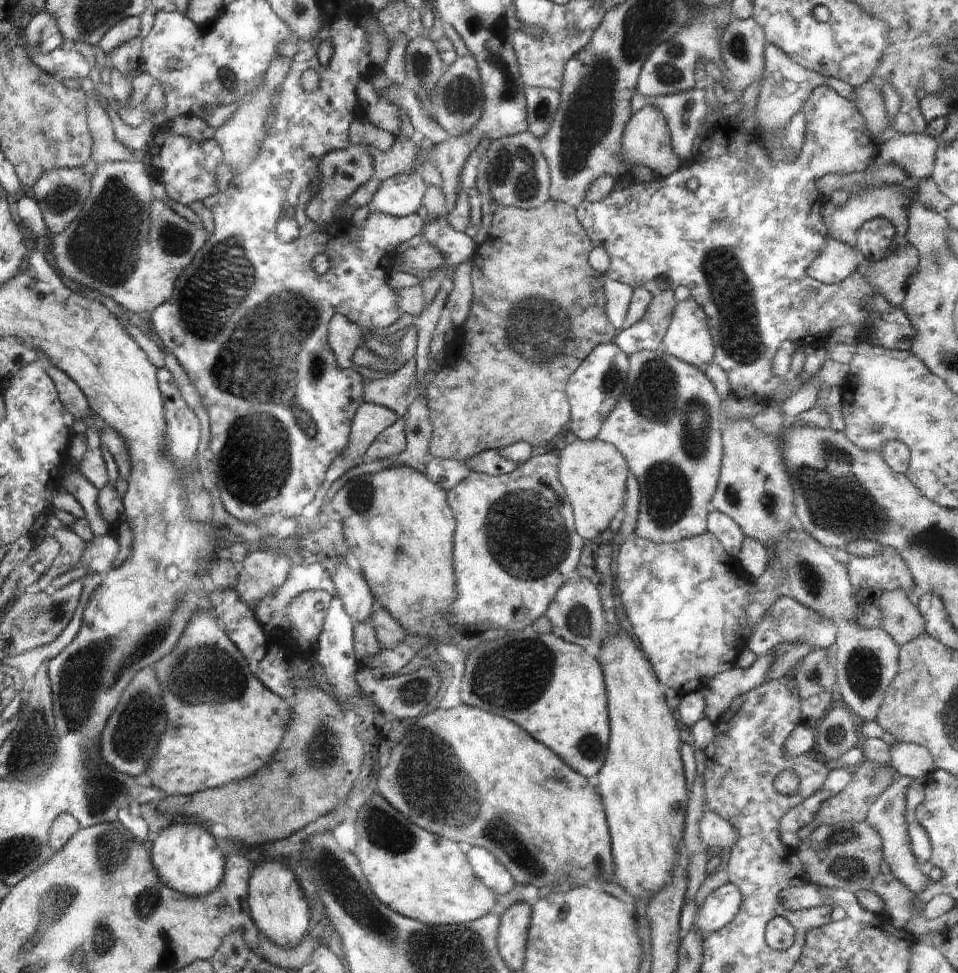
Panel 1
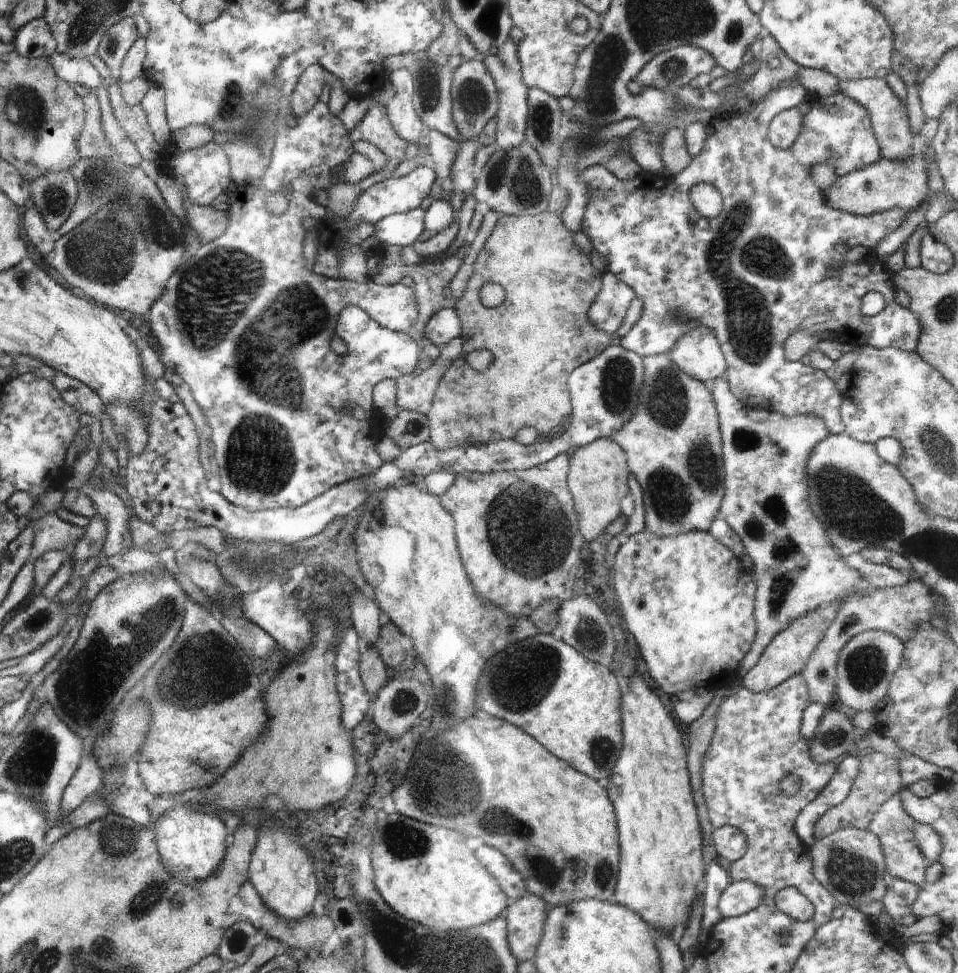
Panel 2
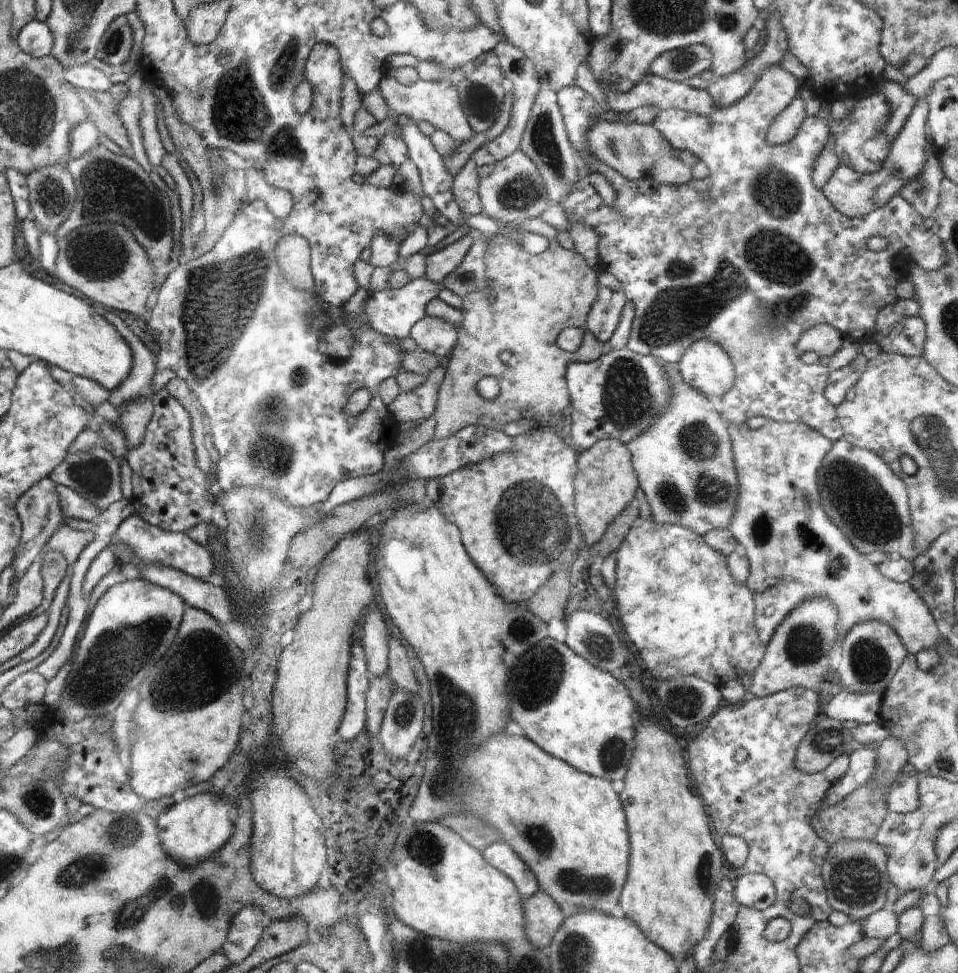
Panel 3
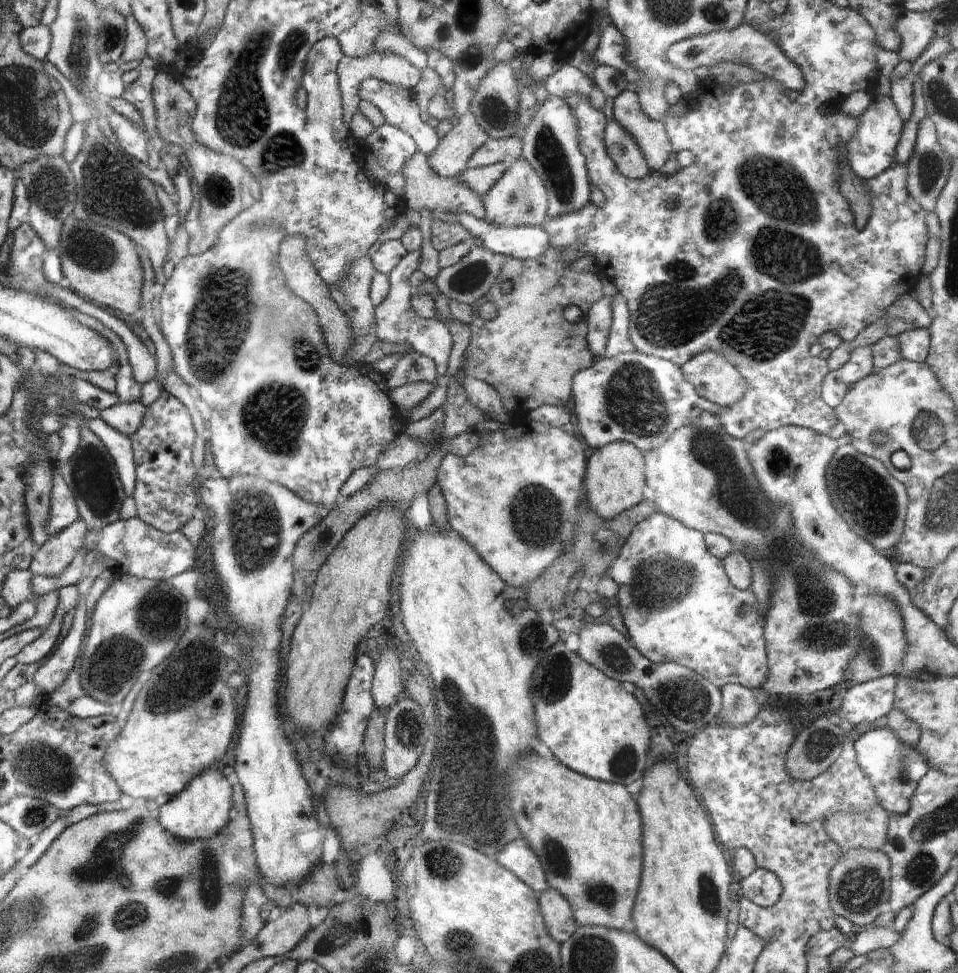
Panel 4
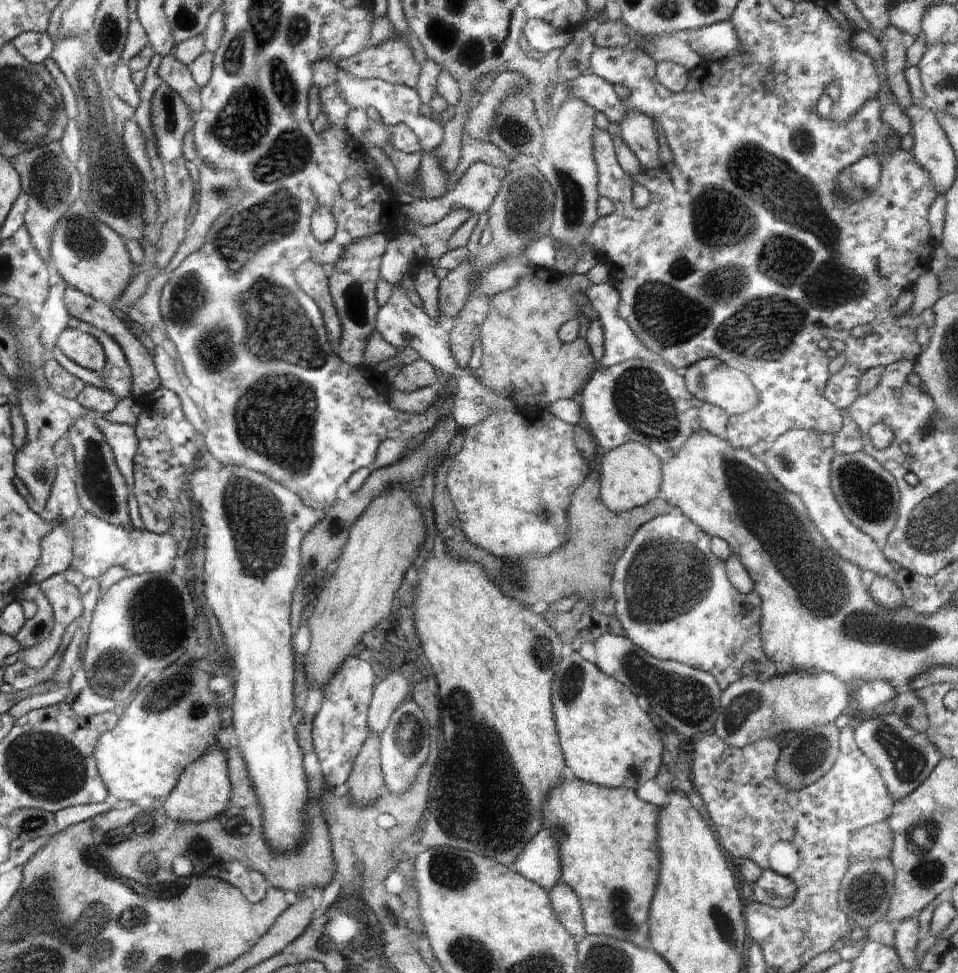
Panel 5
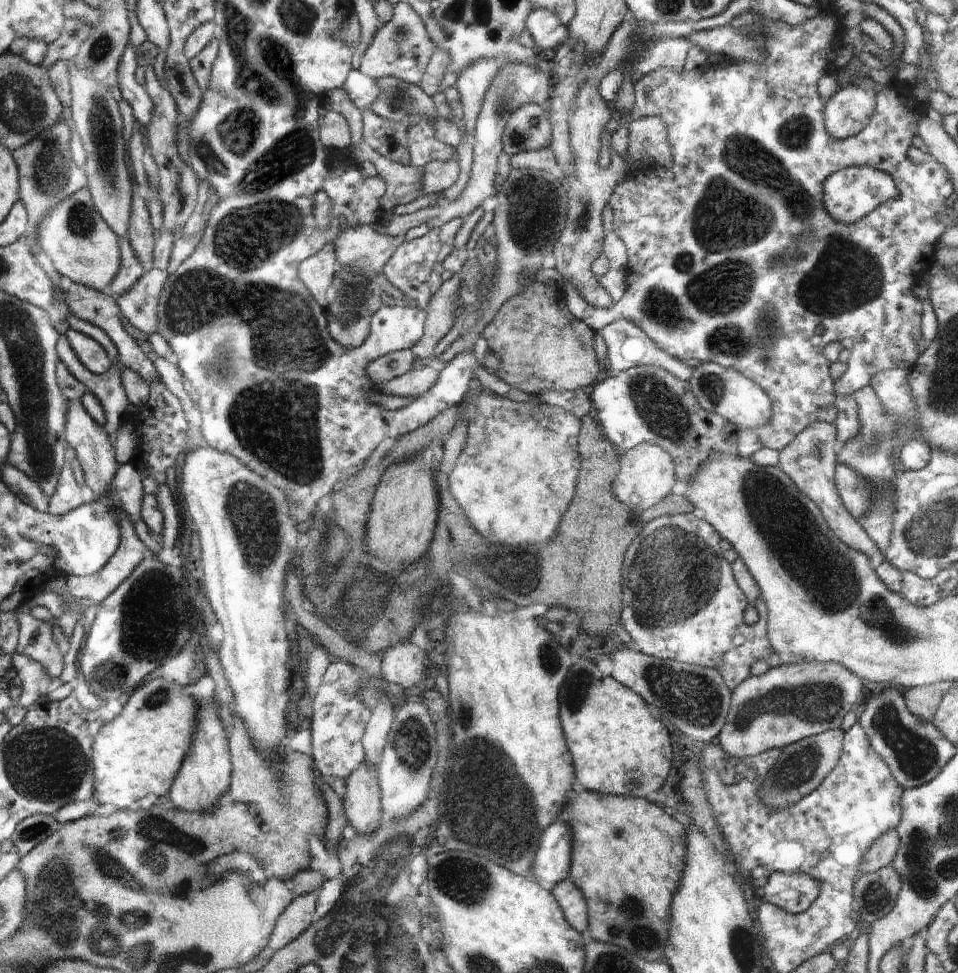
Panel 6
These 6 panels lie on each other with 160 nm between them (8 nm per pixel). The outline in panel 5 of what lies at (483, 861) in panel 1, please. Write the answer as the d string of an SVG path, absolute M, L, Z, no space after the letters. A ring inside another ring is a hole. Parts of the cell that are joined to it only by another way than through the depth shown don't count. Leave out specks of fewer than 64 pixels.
M542 828L514 861L513 871L549 892L560 882L559 844L548 829Z

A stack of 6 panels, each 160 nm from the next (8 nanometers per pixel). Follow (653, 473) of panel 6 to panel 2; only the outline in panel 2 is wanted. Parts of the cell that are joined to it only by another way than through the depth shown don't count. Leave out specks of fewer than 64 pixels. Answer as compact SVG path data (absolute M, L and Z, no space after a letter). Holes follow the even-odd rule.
M600 438L590 442L587 446L577 448L576 452L569 456L569 470L567 486L573 497L574 509L578 518L578 528L586 543L596 541L605 532L605 529L621 514L621 500L629 494L627 486L630 470L626 462L624 450L610 438Z

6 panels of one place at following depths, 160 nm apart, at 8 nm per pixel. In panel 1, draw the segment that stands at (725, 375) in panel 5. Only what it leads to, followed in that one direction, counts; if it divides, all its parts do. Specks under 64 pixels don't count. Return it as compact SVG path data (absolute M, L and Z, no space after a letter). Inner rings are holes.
M692 297L676 304L663 344L669 355L700 370L714 363L715 344L711 338L709 320Z

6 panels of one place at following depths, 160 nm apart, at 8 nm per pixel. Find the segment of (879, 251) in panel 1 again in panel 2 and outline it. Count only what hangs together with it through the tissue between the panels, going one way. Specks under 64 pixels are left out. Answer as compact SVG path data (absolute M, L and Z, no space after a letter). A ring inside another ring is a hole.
M788 80L784 84L780 84L776 90L772 90L768 96L764 96L760 102L753 102L752 106L746 110L746 112L733 113L729 112L717 120L711 122L707 126L706 142L704 142L704 148L698 156L691 160L691 164L682 170L681 174L676 174L672 178L667 178L665 186L660 188L660 184L652 182L652 174L646 174L644 178L635 177L631 182L622 181L620 178L616 178L612 172L609 172L605 167L600 165L592 166L587 170L584 170L582 174L582 180L586 182L588 190L590 190L590 200L586 204L584 212L584 220L582 220L582 231L592 241L593 251L597 251L601 256L606 258L608 262L608 272L613 273L618 280L622 280L625 284L628 284L630 288L635 291L635 296L642 298L644 308L642 310L642 316L633 328L623 338L618 338L616 341L626 351L634 352L640 357L664 354L668 355L670 350L674 348L674 340L680 338L680 314L688 316L690 320L690 327L694 326L706 326L710 328L710 331L714 332L715 338L720 344L722 354L725 358L725 364L727 366L725 378L729 383L730 391L742 402L742 405L746 409L762 408L763 410L770 412L777 412L783 416L797 416L798 414L810 414L811 416L820 416L822 422L826 424L829 434L838 435L845 432L842 418L840 417L840 390L836 388L836 381L832 380L824 372L814 369L810 366L805 366L800 361L788 362L784 354L784 344L786 340L796 332L810 332L810 334L818 334L818 332L831 332L843 335L846 332L856 332L859 334L868 334L867 345L876 349L882 349L885 347L895 347L902 351L915 352L917 351L917 343L920 337L920 324L916 319L916 316L906 308L899 306L896 303L895 288L892 284L891 278L893 273L887 269L881 273L872 273L872 264L866 262L866 260L860 260L860 262L854 262L854 264L844 264L846 260L846 252L854 246L863 246L867 250L876 249L878 242L882 241L890 232L893 232L904 222L907 214L904 214L900 208L894 208L886 212L880 212L878 214L872 214L870 216L856 216L841 209L832 209L828 206L828 199L823 196L823 191L814 184L812 180L812 168L816 164L822 164L822 162L828 162L834 166L834 172L836 176L844 176L851 171L864 169L880 160L885 155L881 146L874 137L870 116L868 116L868 110L864 106L854 102L845 96L843 93L835 93L827 98L820 98L812 108L809 109L808 114L804 116L803 127L801 128L801 134L798 136L798 140L794 142L792 148L788 150L778 150L772 146L768 141L767 129L770 125L770 120L777 116L785 109L792 109L798 107L805 97L805 89L796 80ZM696 184L710 184L714 186L720 192L724 205L722 213L714 219L703 218L699 216L696 208L690 202L690 190L696 186ZM866 292L878 292L885 299L885 308L879 314L872 317L862 315L860 312L861 299Z

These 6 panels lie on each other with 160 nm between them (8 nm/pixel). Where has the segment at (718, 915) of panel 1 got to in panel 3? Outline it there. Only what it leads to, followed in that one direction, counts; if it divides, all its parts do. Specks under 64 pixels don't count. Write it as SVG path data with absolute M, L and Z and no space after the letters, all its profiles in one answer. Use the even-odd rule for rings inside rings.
M743 874L734 883L734 896L739 905L761 911L776 900L774 883L765 874Z

